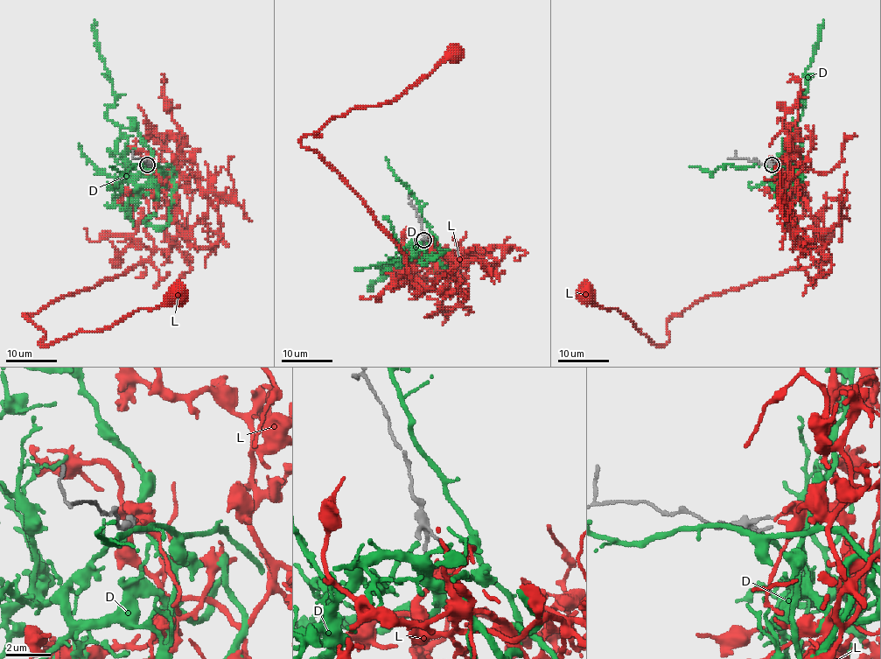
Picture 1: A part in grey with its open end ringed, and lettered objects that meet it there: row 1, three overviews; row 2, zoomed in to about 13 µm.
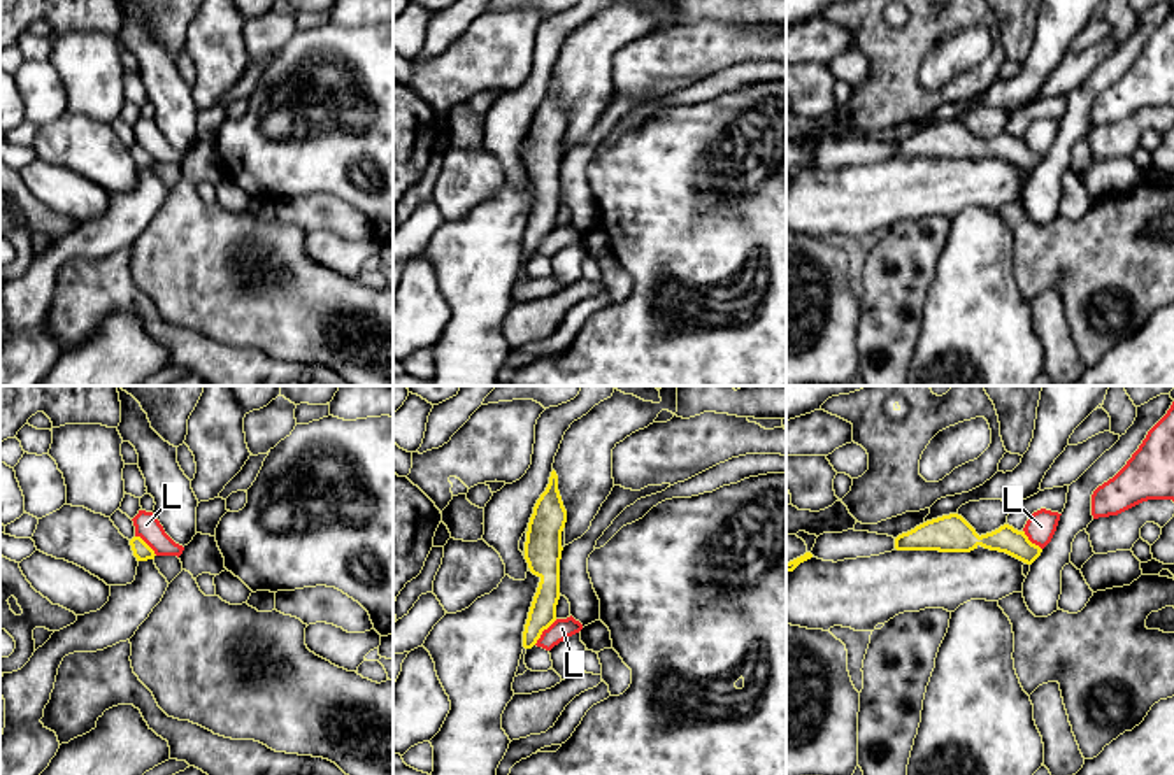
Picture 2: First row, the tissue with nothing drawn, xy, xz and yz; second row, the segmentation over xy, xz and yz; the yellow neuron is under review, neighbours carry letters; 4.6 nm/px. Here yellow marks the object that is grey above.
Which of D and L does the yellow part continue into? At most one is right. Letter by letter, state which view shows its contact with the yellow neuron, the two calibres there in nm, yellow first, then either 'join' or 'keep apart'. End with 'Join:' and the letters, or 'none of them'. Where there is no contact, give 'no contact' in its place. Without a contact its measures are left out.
D: no contact; join
L: meets yellow in xz; 130 nm thick on the yellow side, 100 nm on the other; keep apart
Join: D

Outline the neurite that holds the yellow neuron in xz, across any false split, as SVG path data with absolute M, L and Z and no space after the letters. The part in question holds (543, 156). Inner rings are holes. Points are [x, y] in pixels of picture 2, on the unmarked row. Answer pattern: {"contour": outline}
{"contour": "M553 77L546 98L533 114L528 130L525 167L533 182L540 186L523 238L523 254L532 256L542 238L556 228L560 207L562 139L567 117L558 98L558 82Z"}

